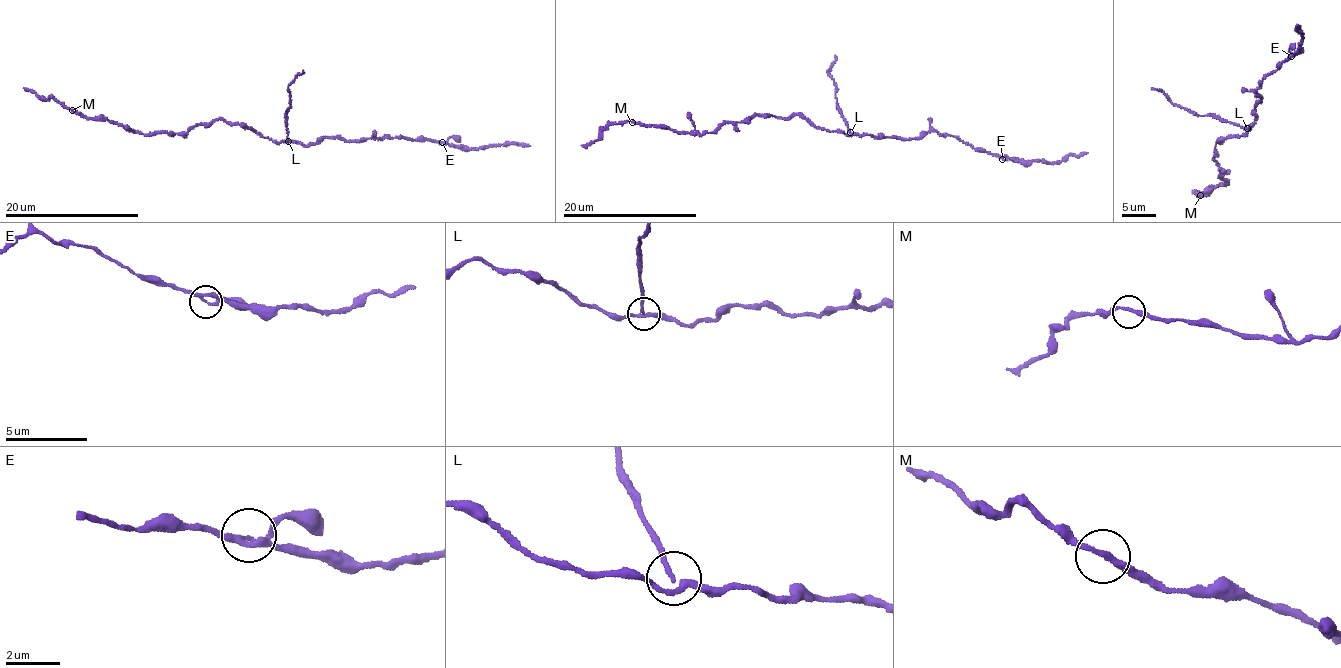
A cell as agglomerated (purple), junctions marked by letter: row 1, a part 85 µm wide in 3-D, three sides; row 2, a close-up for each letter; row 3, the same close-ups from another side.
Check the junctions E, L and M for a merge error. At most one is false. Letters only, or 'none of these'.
L

